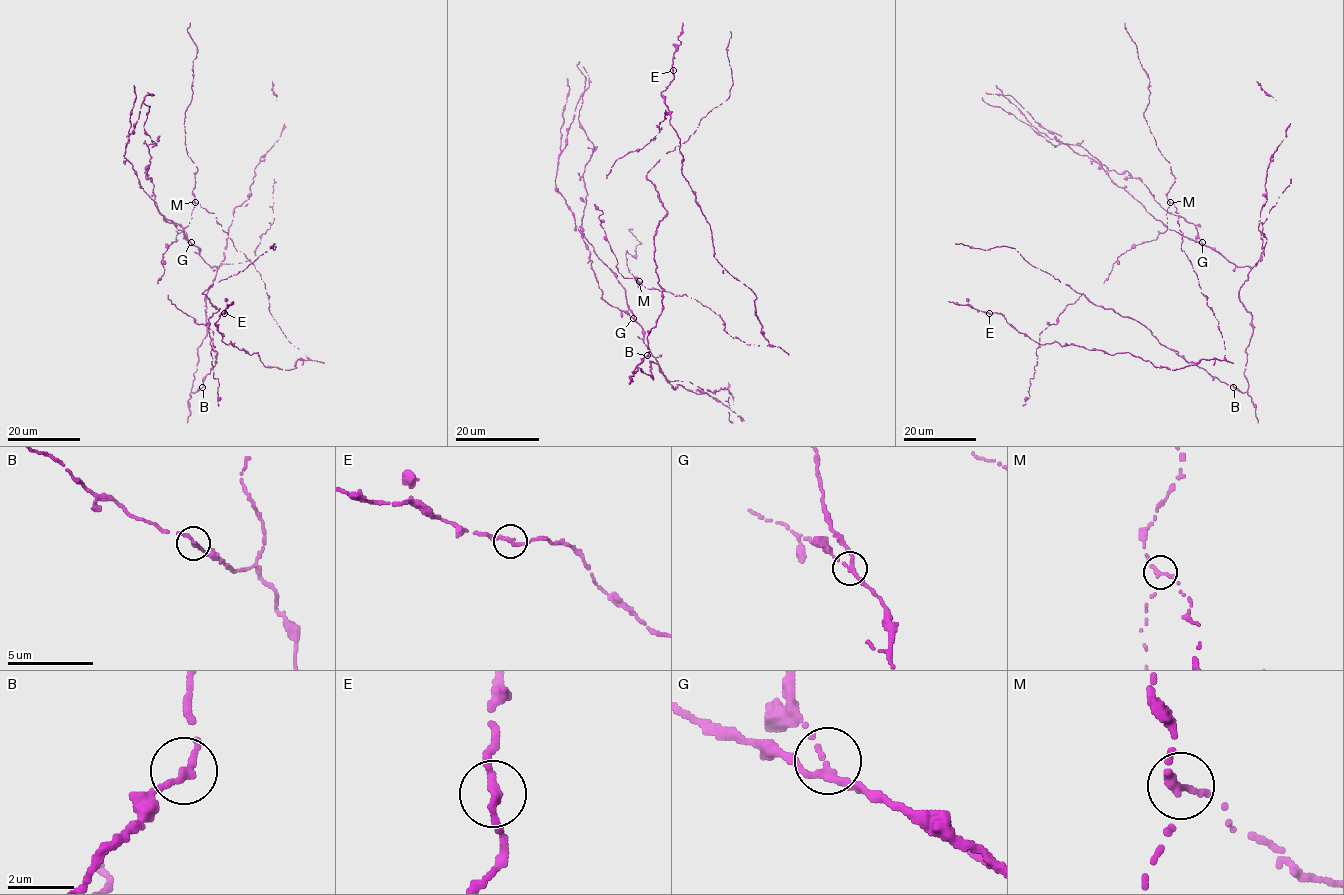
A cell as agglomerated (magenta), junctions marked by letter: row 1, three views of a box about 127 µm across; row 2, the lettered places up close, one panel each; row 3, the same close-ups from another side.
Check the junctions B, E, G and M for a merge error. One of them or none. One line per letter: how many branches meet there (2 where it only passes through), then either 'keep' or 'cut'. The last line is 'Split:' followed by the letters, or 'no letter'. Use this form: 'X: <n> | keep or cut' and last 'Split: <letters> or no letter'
B: 2 | keep
E: 2 | keep
G: 2 | keep
M: 2 | keep
Split: no letter

